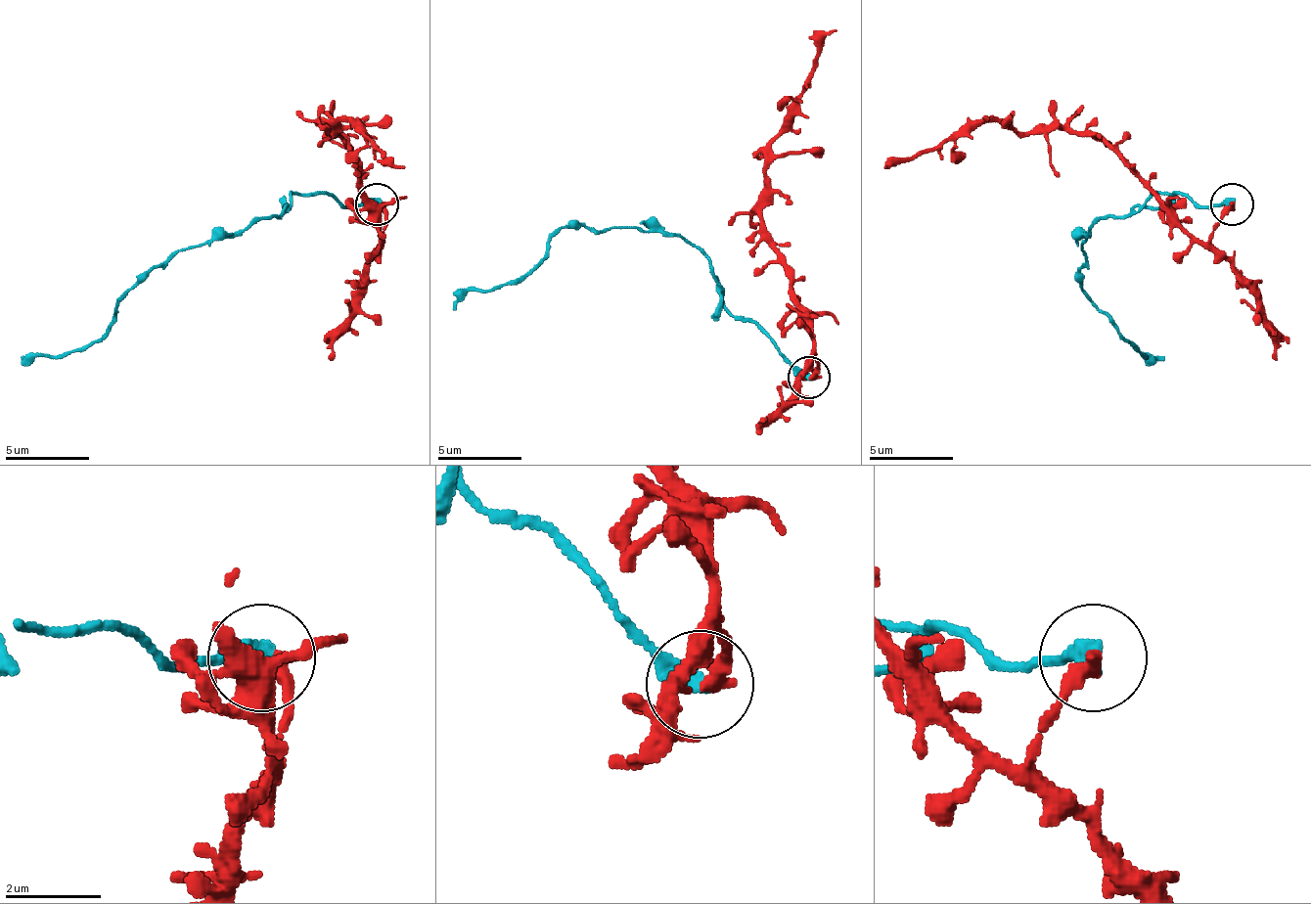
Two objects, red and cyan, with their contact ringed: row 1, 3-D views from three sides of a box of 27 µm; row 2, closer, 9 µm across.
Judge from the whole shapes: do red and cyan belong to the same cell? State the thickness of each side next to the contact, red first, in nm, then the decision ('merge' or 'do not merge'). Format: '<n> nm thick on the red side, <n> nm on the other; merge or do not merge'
360 nm thick on the red side, 500 nm on the other; do not merge

